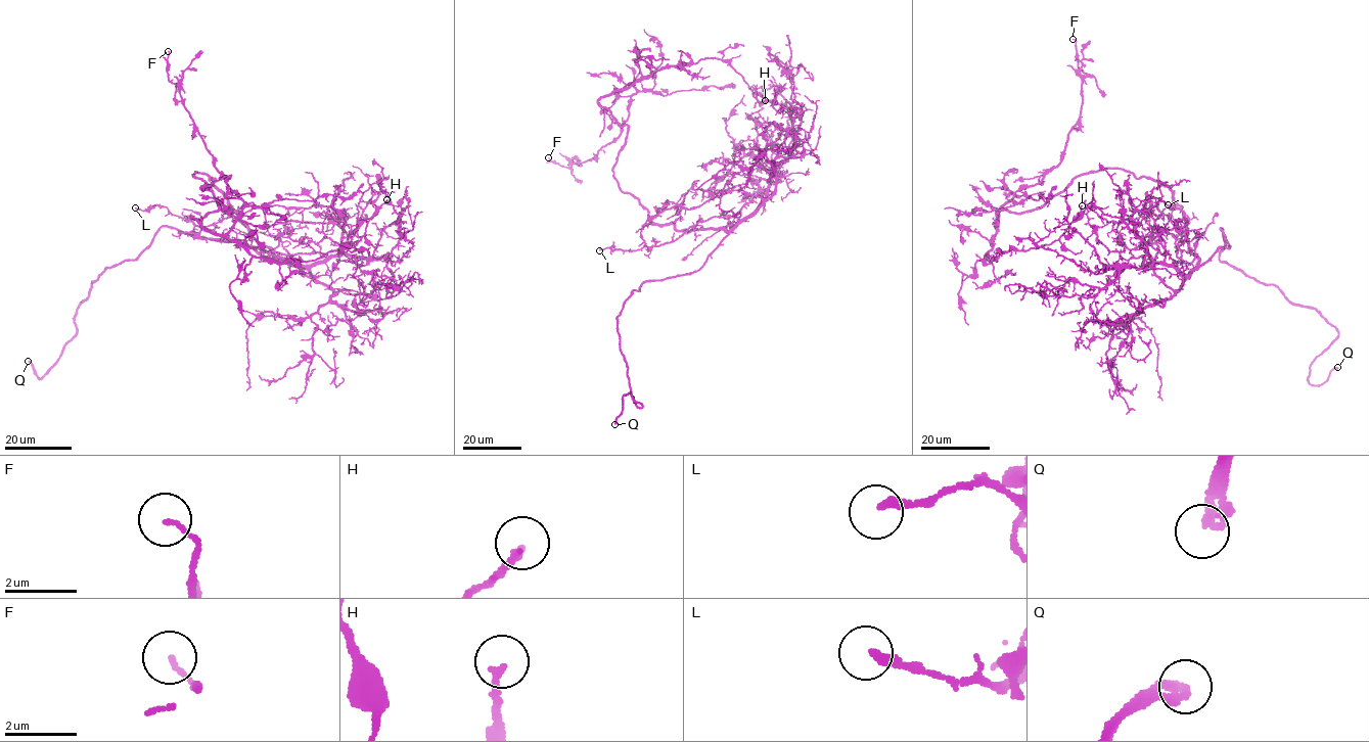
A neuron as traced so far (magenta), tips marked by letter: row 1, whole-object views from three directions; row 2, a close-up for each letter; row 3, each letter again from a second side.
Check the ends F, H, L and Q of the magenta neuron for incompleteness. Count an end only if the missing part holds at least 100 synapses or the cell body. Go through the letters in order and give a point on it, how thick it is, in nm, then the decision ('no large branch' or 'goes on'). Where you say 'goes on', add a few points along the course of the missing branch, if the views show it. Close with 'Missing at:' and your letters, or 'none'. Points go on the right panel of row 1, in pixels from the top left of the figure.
F: (1073, 39) | 110 nm | no large branch
H: (1082, 205) | 190 nm | no large branch
L: (1168, 204) | 240 nm | no large branch
Q: (1337, 367) | 280 nm | goes on
Missing at: Q

